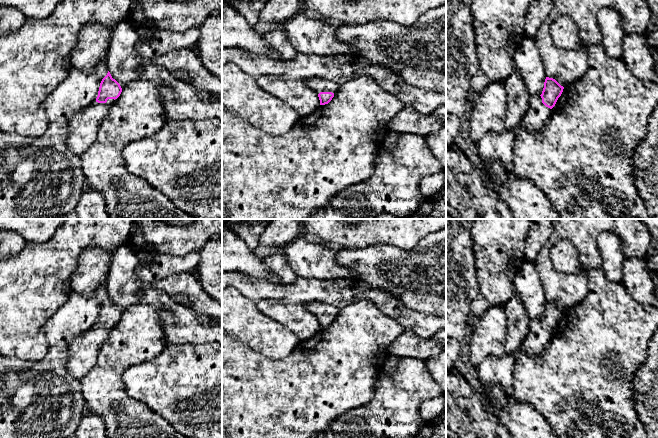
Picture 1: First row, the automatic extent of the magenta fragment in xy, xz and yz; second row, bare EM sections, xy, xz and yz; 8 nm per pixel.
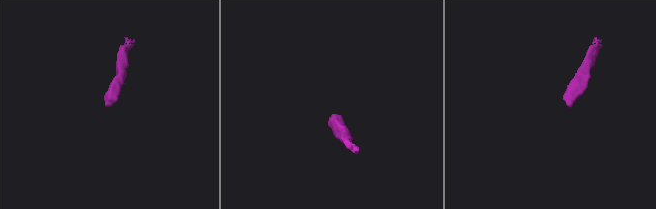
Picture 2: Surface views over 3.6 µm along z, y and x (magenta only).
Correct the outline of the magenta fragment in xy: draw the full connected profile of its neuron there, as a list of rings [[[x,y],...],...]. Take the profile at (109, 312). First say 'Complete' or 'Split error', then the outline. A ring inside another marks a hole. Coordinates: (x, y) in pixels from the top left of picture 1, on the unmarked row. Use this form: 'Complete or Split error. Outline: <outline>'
Split error. Outline: [[[108,295],[100,307],[97,322],[84,333],[75,336],[69,345],[66,368],[73,377],[80,380],[92,369],[103,342],[121,316],[120,308]]]

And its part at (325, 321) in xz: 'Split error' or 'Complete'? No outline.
Split error

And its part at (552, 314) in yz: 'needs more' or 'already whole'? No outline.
needs more

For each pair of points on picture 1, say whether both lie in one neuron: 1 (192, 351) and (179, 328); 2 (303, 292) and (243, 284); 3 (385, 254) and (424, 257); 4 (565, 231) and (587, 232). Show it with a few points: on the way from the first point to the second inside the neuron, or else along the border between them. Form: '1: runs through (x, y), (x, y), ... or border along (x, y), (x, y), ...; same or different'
1: border along (210, 342), (202, 344), (181, 343), (167, 346); different
2: runs through (288, 292), (272, 292), (258, 289); same
3: runs through (395, 257), (414, 257); same
4: runs through (570, 231), (582, 231); same

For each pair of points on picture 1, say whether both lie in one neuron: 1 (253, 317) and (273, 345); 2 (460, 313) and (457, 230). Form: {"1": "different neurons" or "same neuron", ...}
{"1": "same neuron", "2": "same neuron"}

